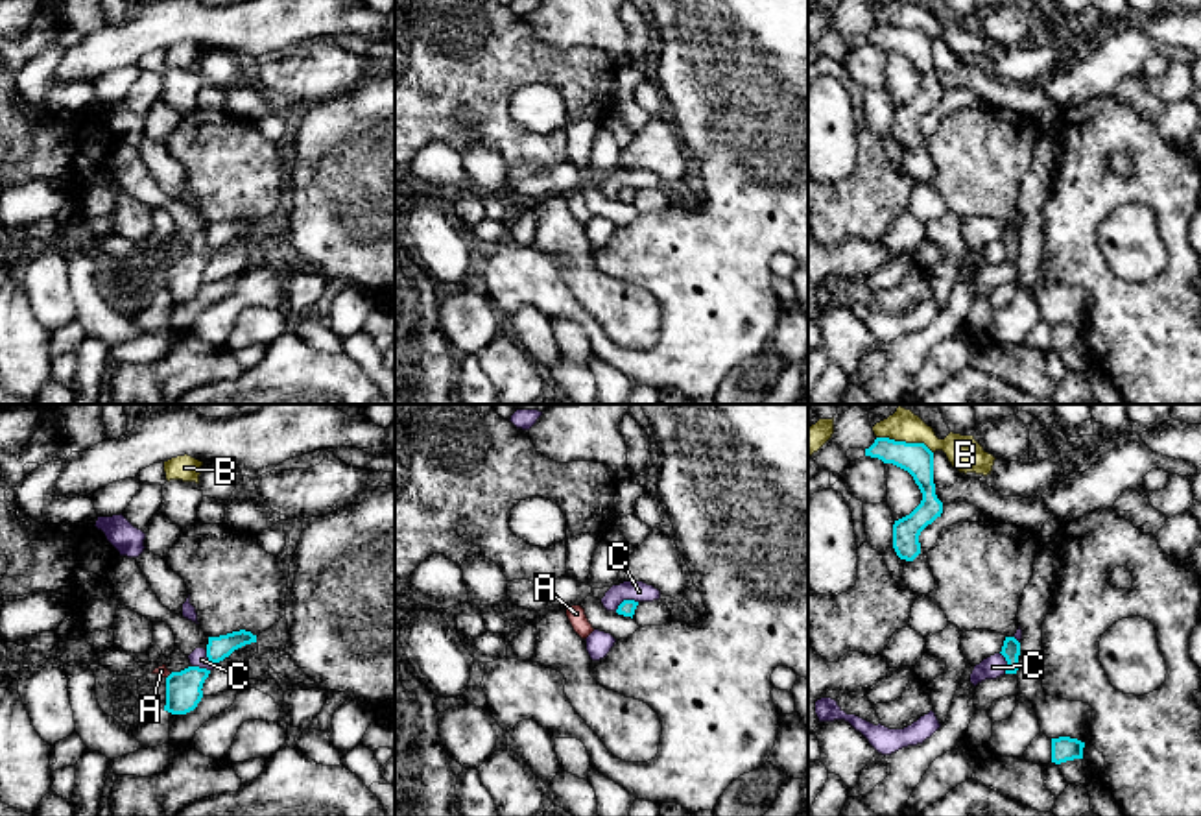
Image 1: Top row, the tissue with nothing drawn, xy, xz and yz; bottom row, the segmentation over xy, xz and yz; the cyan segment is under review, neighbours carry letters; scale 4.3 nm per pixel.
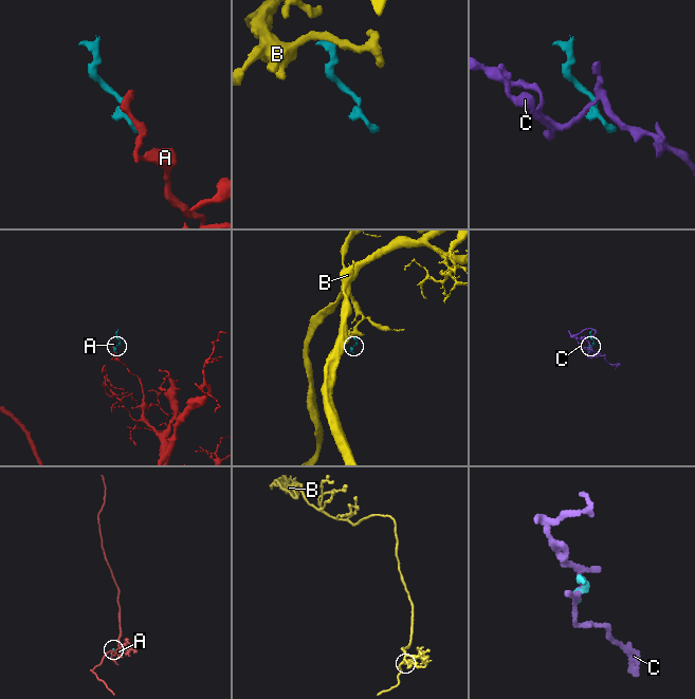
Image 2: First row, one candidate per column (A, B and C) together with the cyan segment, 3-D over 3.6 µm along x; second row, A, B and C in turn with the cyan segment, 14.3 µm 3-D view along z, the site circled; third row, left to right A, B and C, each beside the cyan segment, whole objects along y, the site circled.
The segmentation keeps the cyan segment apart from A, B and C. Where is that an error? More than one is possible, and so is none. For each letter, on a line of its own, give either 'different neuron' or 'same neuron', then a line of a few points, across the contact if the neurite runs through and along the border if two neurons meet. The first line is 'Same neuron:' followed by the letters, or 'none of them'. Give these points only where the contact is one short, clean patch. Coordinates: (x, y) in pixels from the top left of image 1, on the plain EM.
Same neuron: none of them
A: different neuron; line xy (172, 259), (166, 264)
B: different neuron; line yz (877, 23), (921, 28), (932, 39)
C: different neuron; line xz (637, 187), (624, 187), (615, 198)

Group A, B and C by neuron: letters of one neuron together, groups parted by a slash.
A / B / C

